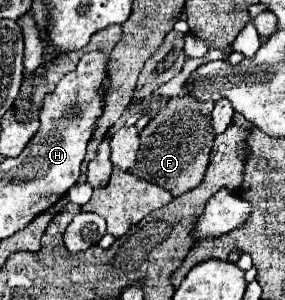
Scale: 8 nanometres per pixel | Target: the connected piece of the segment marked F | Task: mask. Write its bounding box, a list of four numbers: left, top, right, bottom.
[132,94,216,196]

